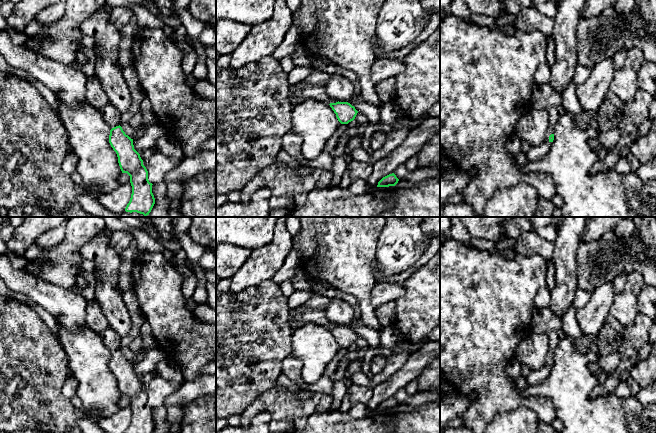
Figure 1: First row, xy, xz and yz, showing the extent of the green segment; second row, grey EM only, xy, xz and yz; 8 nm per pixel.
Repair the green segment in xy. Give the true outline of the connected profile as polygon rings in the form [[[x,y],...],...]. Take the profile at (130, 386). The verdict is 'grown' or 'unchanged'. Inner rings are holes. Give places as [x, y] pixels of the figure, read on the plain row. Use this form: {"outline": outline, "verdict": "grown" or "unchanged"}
{"outline": [[[110,327],[99,335],[111,353],[109,367],[117,378],[120,393],[130,400],[132,418],[125,433],[152,433],[155,428],[153,408],[148,404],[148,395],[140,378],[134,373],[133,363],[120,350],[122,338]]], "verdict": "grown"}

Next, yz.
{"outline": [[[551,330],[547,332],[549,343],[548,343],[548,351],[546,354],[546,364],[549,366],[553,366],[554,364],[554,350],[559,344],[559,342],[566,336],[566,333],[562,330]]], "verdict": "grown"}

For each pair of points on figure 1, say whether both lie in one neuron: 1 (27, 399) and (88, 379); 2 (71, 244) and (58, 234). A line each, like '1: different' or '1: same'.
1: different
2: different

